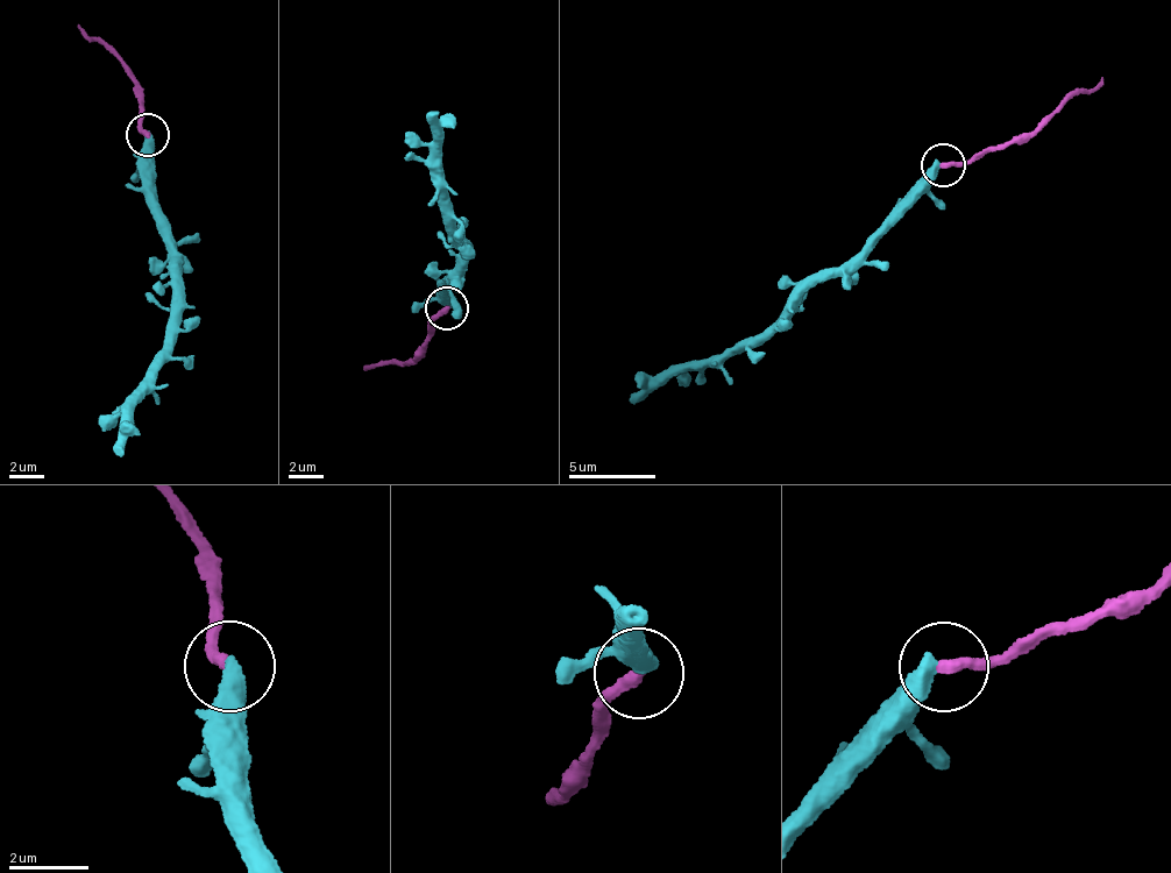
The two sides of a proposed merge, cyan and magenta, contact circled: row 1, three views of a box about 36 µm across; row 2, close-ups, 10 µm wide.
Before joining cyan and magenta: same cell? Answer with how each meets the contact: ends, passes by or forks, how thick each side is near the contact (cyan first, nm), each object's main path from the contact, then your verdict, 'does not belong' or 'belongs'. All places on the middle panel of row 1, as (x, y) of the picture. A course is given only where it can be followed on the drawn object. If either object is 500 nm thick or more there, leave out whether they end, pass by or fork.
500/320 nm | cyan via (448, 305), (440, 302), (467, 253), (447, 218), (434, 174), (438, 113) | magenta via (448, 309), (434, 324), (413, 360), (366, 366) | does not belong

